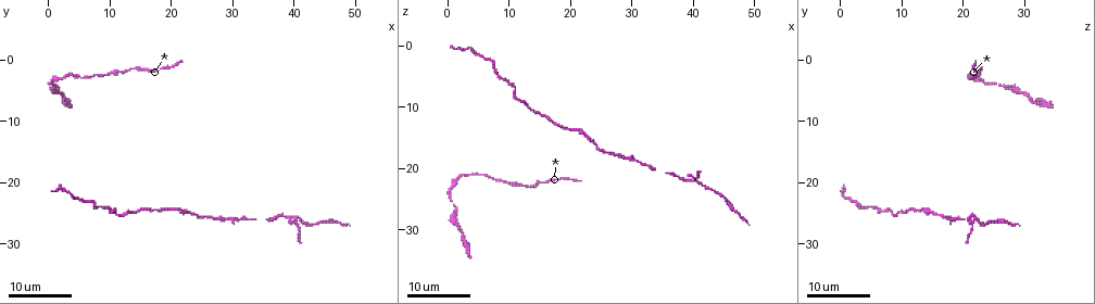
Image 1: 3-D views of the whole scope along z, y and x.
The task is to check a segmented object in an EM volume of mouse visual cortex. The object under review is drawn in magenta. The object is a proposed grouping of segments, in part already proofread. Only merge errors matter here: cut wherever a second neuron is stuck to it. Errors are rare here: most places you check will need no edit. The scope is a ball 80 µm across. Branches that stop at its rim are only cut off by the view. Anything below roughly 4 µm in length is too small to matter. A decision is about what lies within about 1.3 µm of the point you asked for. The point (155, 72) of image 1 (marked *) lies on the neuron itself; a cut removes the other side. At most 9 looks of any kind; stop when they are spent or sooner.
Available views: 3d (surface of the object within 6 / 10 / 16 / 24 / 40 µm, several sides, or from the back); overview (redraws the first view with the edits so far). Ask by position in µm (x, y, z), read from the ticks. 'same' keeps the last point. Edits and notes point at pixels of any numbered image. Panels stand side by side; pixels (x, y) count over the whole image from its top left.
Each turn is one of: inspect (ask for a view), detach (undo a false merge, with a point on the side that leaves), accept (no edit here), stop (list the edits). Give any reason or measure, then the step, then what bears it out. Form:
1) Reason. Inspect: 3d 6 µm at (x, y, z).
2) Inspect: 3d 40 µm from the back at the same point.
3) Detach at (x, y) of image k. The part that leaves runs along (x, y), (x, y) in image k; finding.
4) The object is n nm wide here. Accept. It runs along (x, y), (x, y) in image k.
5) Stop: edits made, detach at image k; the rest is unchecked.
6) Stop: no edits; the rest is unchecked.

Sudden change in width. Inspect: 3d 16 µm at (11.0, 24.5, 7.5).

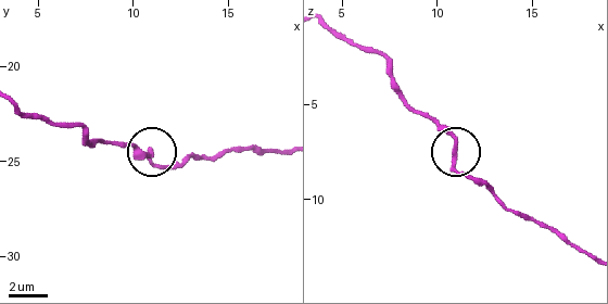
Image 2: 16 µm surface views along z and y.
Inspect: 3d 6 µm at (11.0, 24.4, 7.4).

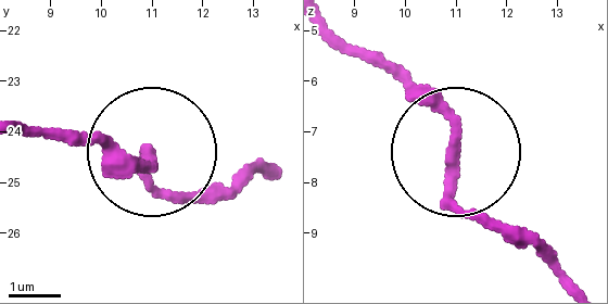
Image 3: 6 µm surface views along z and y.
Accept. All the same neuron.

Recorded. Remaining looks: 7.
Inspect: 3d 24 µm at (19.0, 24.5, 13.0).

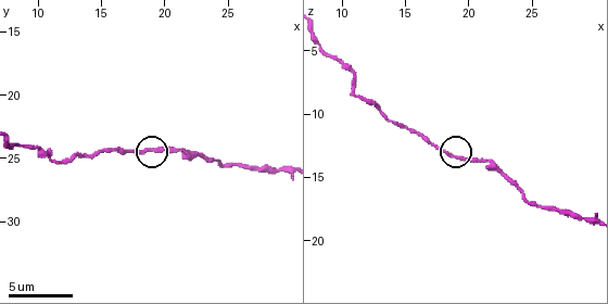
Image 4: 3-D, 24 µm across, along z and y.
Inspect: 3d 6 µm at (18.8, 24.4, 13.4).

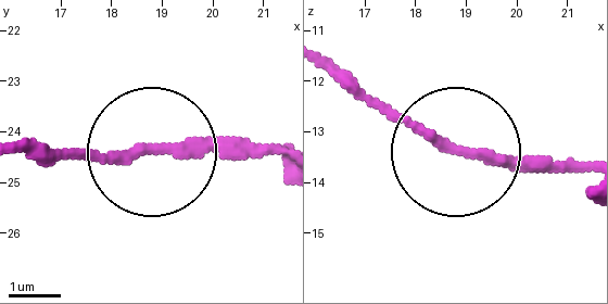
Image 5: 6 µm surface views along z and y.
The side arm is 18 µm long. Accept. Continuous, no second neuron.

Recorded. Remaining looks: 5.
Calibre changes. Inspect: 3d 16 µm at (23.0, 25.0, 15.0).

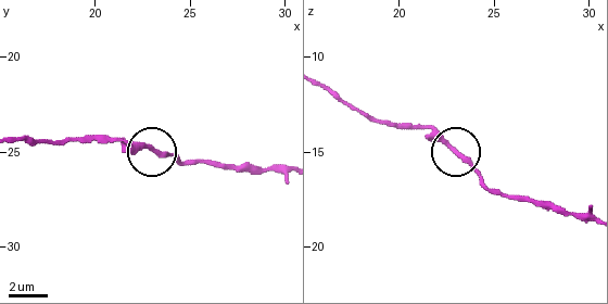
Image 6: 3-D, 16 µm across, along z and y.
Accept. Continuous, no second neuron.

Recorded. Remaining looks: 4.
Sudden change in width. Inspect: 3d 16 µm at (35.5, 26.0, 20.5).

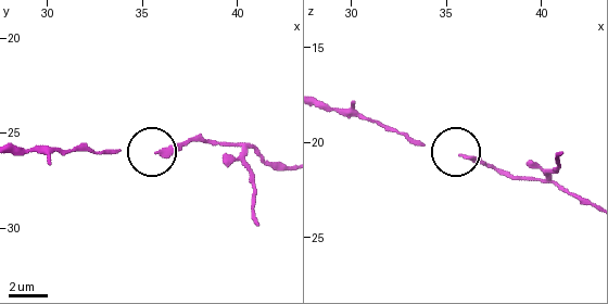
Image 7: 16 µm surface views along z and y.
Inspect: 3d 10 µm at (35.8, 26.0, 20.8).

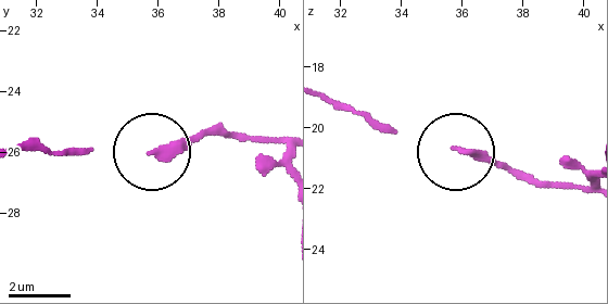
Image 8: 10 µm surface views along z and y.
Accept. Continuous, no second neuron.

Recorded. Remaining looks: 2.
Stop: no edits; the rest is unchecked.

